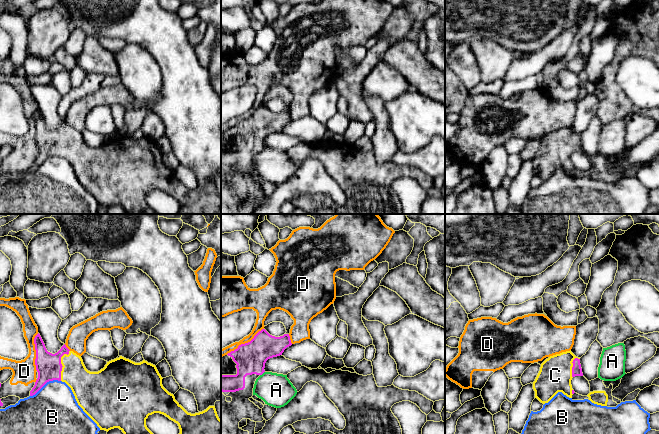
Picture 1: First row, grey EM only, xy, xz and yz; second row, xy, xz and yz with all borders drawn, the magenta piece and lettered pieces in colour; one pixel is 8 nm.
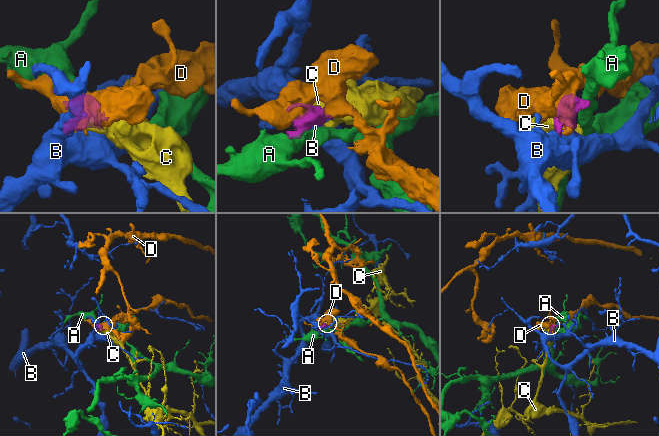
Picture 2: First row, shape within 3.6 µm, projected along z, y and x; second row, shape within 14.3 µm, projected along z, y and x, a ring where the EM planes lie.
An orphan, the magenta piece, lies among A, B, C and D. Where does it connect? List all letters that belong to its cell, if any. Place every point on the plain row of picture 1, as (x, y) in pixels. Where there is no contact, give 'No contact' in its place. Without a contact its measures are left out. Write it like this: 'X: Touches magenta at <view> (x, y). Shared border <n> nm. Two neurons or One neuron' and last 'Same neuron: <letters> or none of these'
A: Touches magenta at xz (262, 149). Shared border 50 nm. Two neurons
B: Touches magenta at xy (45, 159). Shared border 280 nm. Two neurons
C: Touches magenta at xy (61, 140). Shared border 260 nm. One neuron
D: Touches magenta at xz (245, 119). Shared border 360 nm. Two neurons
Same neuron: C

